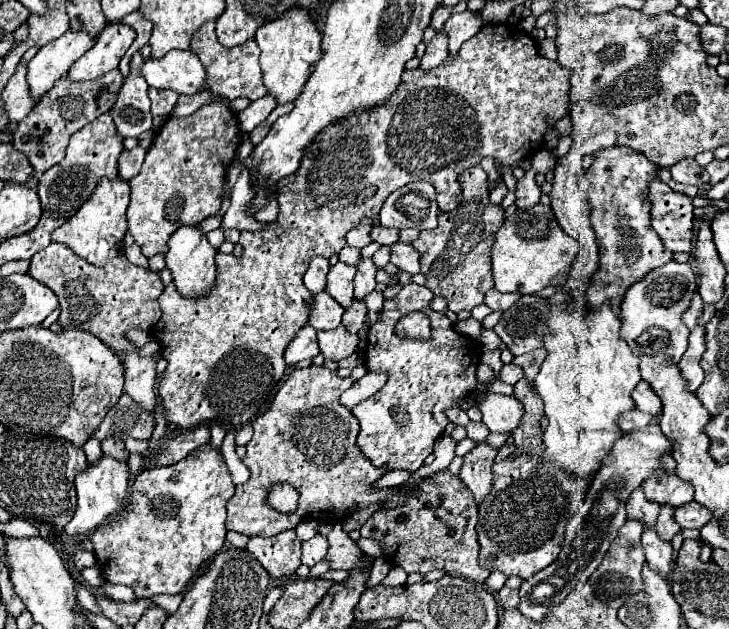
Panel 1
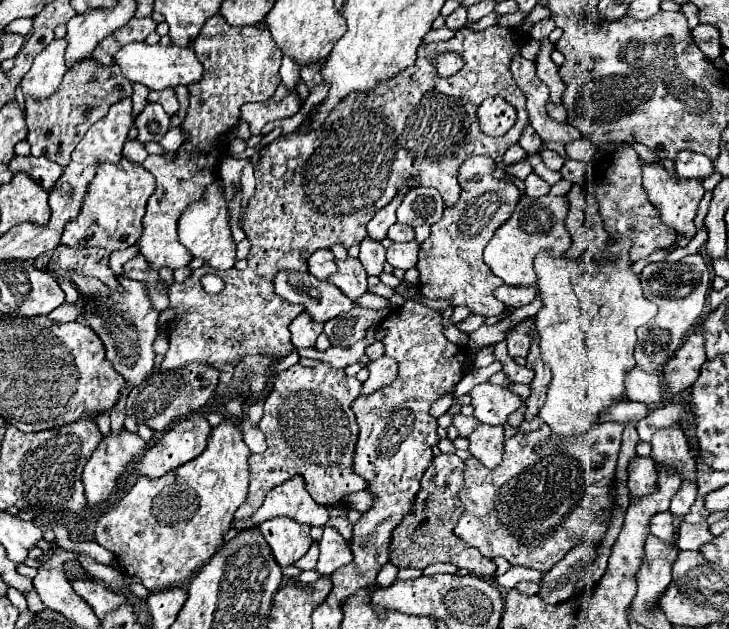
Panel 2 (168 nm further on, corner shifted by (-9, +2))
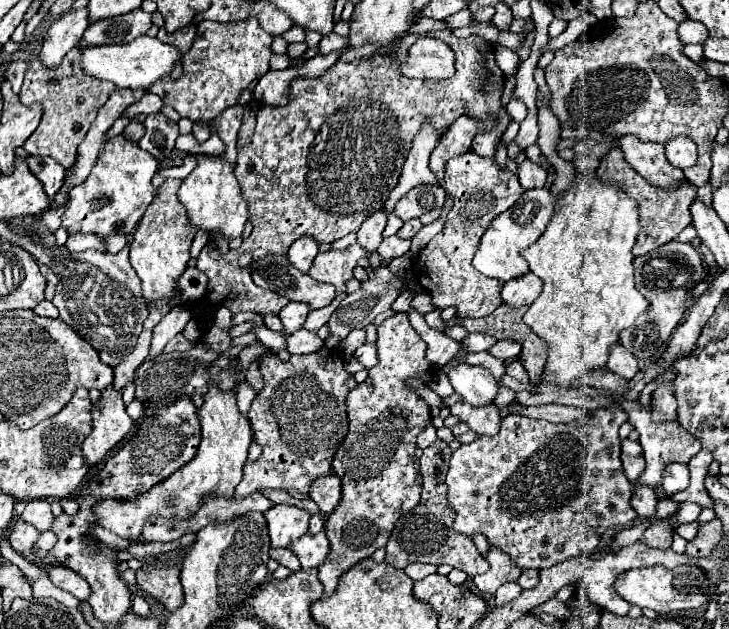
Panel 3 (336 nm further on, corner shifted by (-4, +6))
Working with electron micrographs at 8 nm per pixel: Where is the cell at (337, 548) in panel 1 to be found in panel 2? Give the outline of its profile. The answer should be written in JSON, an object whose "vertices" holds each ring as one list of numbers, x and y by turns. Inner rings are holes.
{"vertices":[[328,526,324,528,324,536,320,538,318,546,320,546,320,556,318,556,316,572,320,576,330,576,334,570,338,570,340,566,352,560,348,542,334,528,328,528]]}

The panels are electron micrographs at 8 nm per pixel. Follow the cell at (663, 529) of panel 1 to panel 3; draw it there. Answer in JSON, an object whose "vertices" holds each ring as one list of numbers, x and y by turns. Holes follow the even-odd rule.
{"vertices":[[671,464,663,472,661,488,667,496,673,496,689,486,689,468,687,464]]}

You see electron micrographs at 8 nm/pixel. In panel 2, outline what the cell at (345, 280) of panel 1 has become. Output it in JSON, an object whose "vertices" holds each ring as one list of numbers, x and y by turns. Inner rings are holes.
{"vertices":[[346,258,346,260,336,260,336,274,332,274,330,282,336,284,352,302,360,298,368,290,368,276,360,264,358,258]]}

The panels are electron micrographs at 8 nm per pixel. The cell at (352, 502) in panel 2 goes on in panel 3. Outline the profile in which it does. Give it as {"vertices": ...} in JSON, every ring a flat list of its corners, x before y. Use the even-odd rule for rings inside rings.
{"vertices":[[335,474,317,478,311,484,309,496,317,502,321,512,331,514,331,510,335,510,335,506,341,502,341,482,339,482,339,478]]}

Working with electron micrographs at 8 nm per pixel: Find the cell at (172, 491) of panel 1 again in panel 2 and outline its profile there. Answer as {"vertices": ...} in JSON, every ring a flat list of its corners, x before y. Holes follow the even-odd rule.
{"vertices":[[222,420,216,428,212,428,208,446,198,458,166,472,156,480,138,478,138,482,116,504,106,508,96,524,96,542,118,558,124,574,138,576,148,590,180,586,216,552,216,548,222,544,222,534,234,520,234,512,246,500,248,454,250,450,244,444,242,432,234,424,234,420]]}

